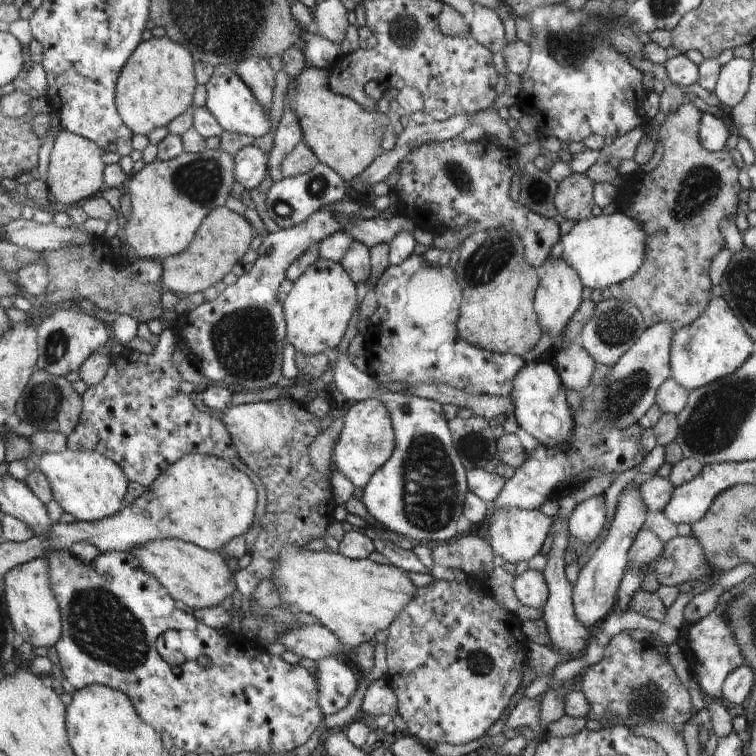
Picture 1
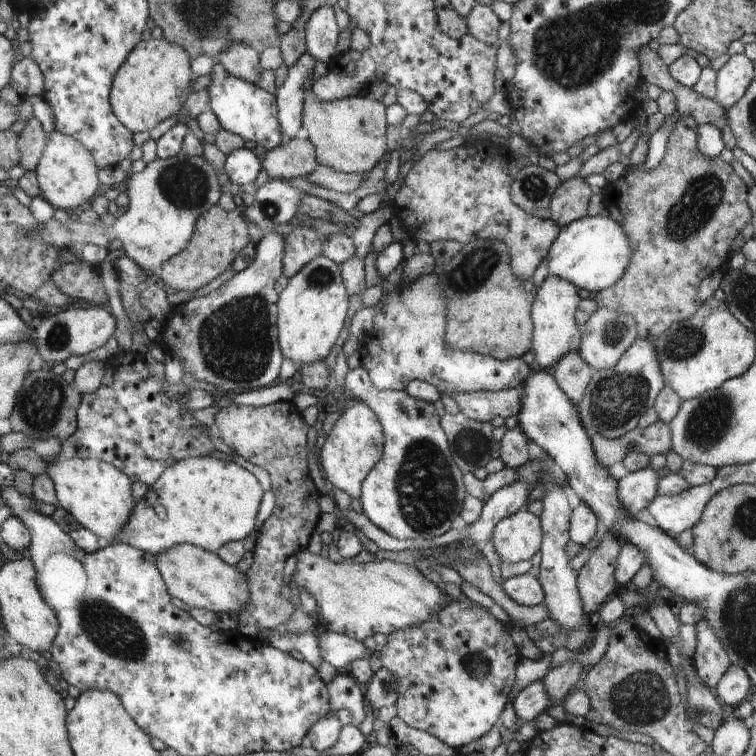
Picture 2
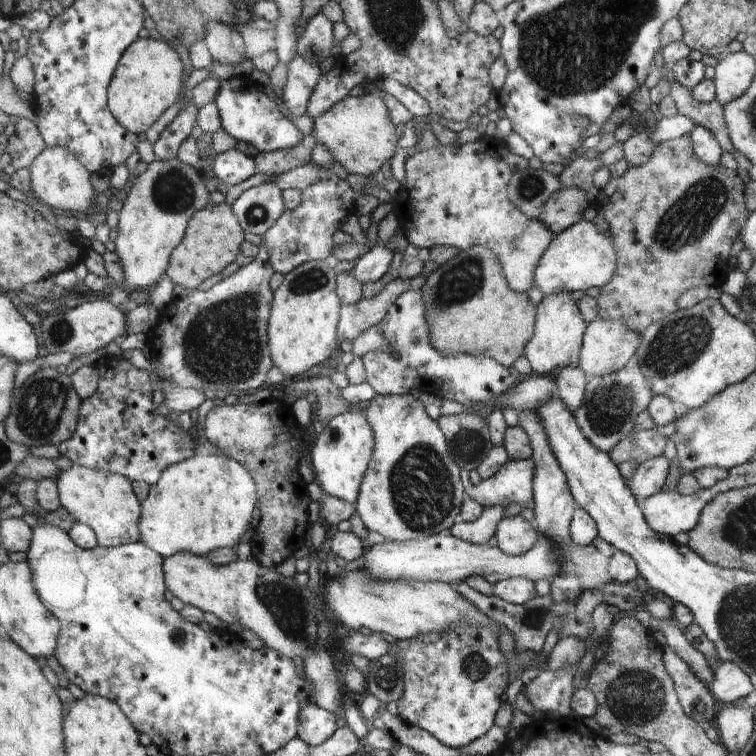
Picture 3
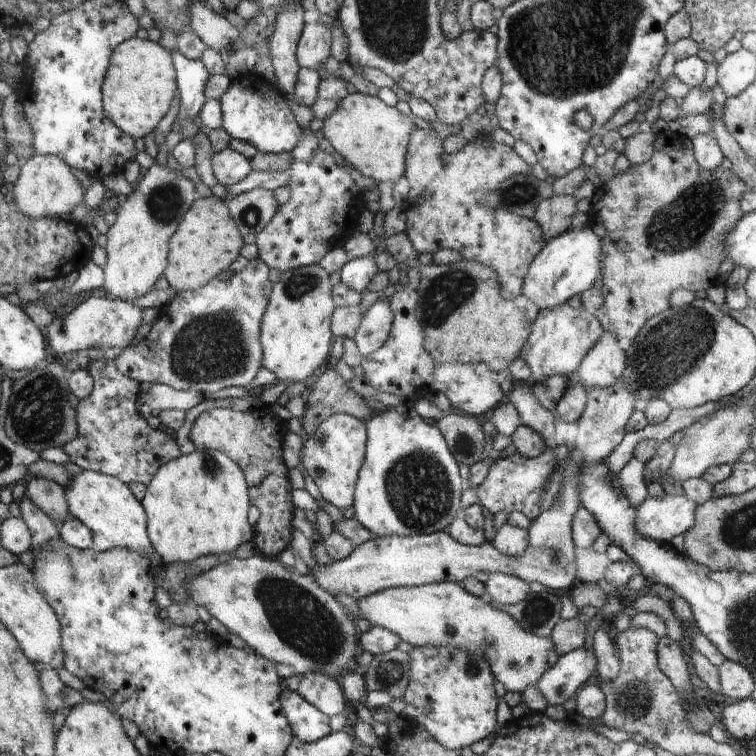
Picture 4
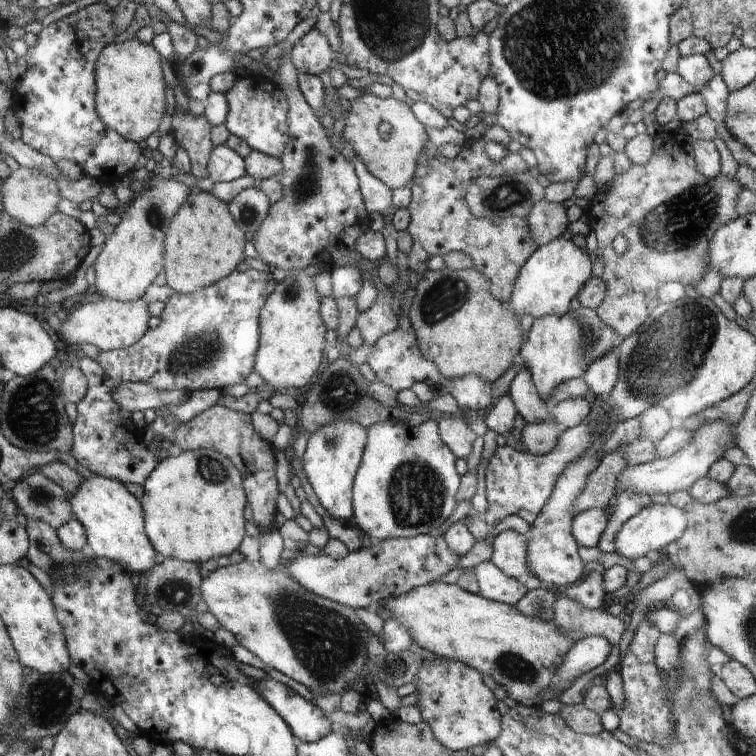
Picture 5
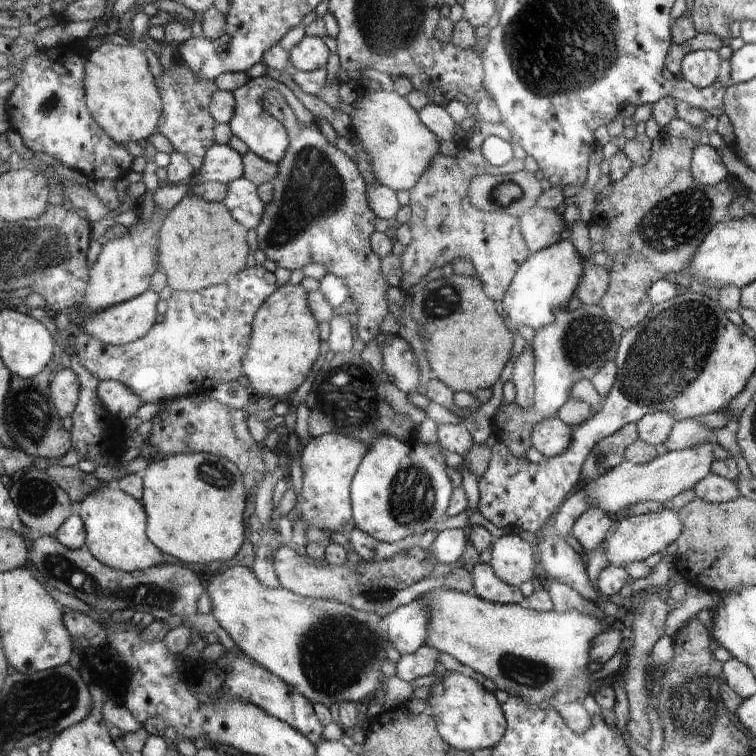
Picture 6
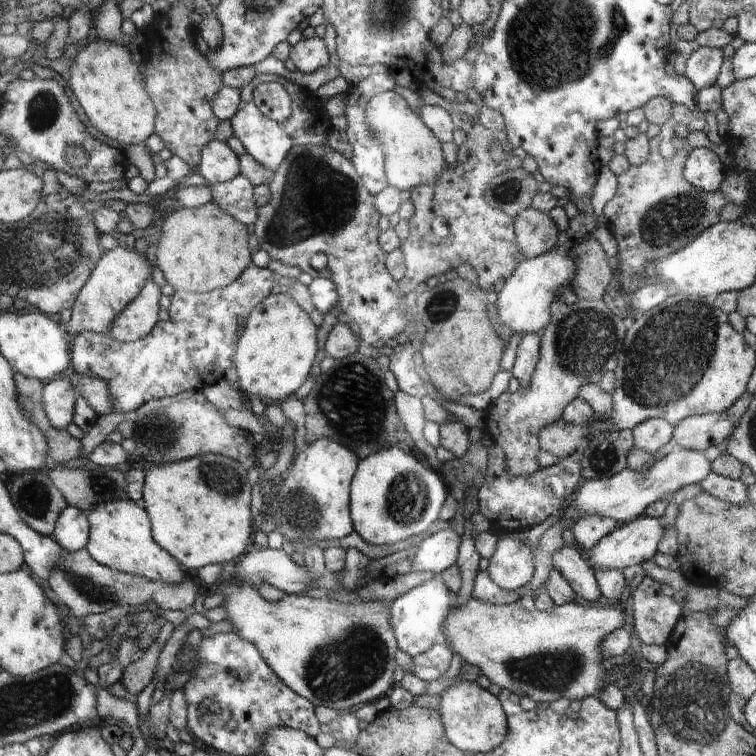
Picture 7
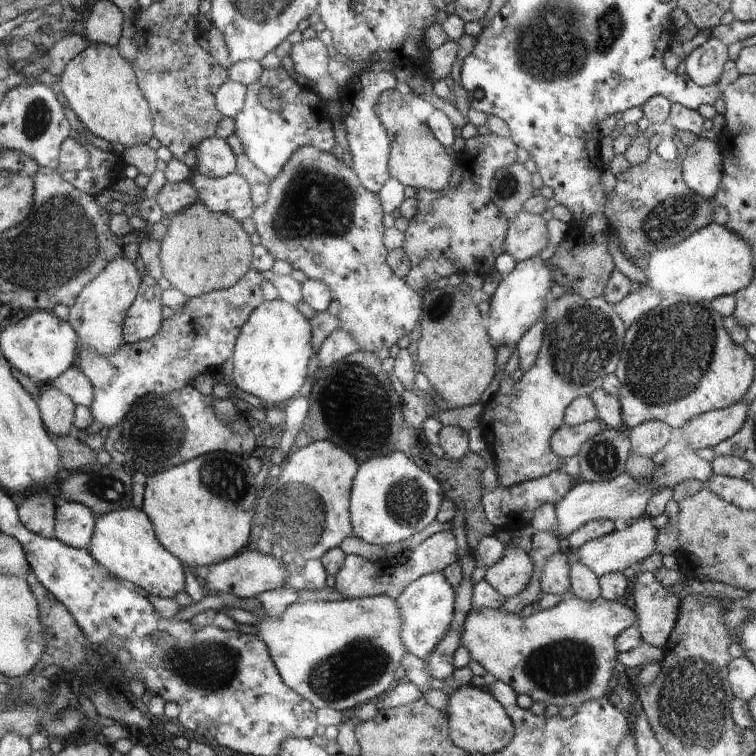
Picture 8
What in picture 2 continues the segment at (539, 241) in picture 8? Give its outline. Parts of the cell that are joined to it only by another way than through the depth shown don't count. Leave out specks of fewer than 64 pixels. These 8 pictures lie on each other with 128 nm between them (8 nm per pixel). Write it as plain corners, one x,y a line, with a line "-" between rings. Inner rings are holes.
577,175
561,182
550,201
550,219
554,220
560,229
578,221
586,214
588,198
590,188
586,182
578,180

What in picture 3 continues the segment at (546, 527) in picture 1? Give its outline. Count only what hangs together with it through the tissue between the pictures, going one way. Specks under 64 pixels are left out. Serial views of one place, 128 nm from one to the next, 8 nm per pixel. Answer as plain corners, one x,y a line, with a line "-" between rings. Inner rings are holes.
520,514
504,518
496,530
497,547
510,556
522,556
532,546
536,546
540,534
532,520
526,520

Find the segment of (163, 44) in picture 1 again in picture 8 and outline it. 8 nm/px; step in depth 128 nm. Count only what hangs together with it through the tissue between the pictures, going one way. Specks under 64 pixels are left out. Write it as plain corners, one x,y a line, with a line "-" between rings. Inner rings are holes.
89,43
66,64
57,80
62,86
63,102
94,136
100,136
112,145
122,144
125,148
147,144
152,138
154,118
150,118
151,108
136,84
132,66
120,58
118,47
106,43

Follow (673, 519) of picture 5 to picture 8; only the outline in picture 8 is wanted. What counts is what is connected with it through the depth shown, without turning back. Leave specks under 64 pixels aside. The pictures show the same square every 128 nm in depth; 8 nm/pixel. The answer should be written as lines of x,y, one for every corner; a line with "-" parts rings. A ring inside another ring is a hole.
645,515
638,521
629,523
624,530
616,530
614,533
587,542
586,545
575,550
574,555
590,570
595,571
599,577
618,571
622,572
636,562
641,563
656,551
656,535
656,528
651,522
651,517

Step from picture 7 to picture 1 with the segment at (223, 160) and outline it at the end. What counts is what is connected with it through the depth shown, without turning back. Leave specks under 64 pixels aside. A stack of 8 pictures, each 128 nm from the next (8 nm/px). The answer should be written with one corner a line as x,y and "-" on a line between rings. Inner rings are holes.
254,145
241,148
234,156
234,178
244,188
252,190
264,180
268,161
269,156

